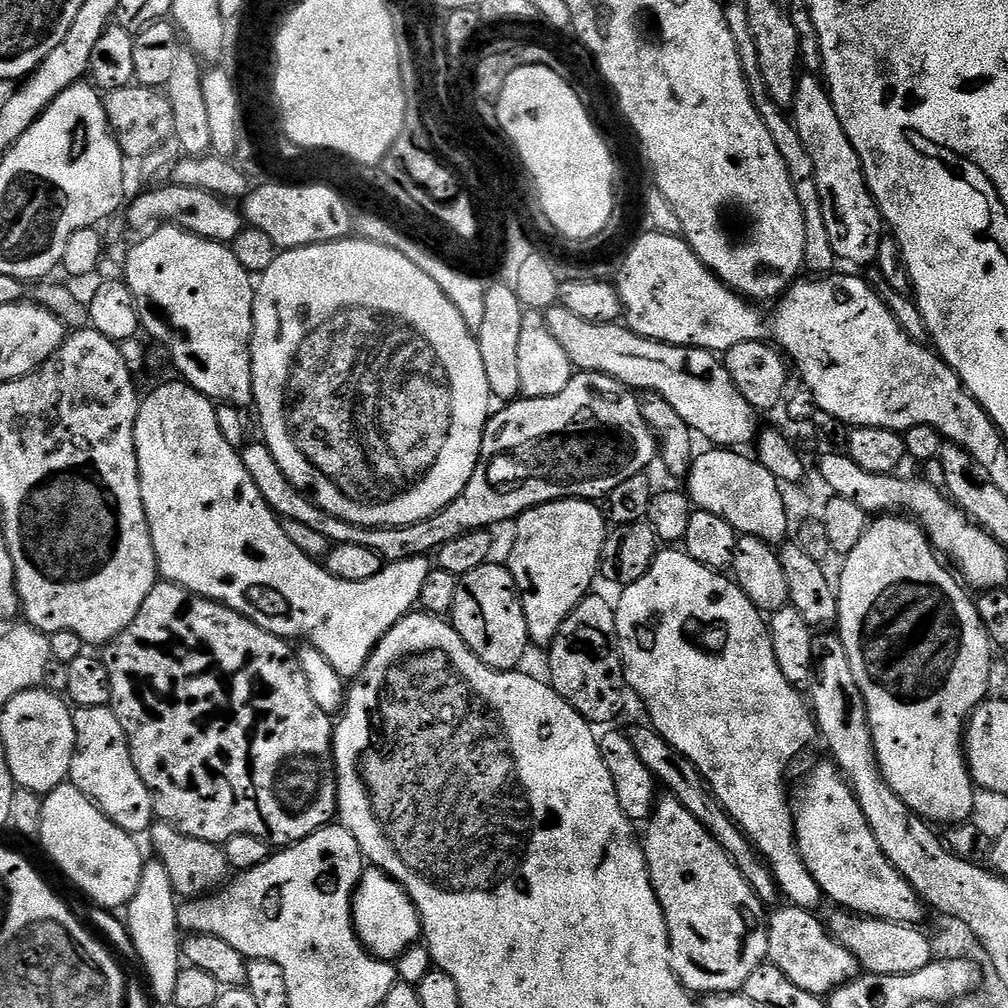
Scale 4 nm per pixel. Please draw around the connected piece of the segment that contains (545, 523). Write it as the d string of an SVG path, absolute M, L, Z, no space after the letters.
M555 500L526 510L516 517L514 527L516 537L512 540L512 553L506 559L506 567L520 593L528 639L544 650L554 642L558 630L562 630L562 622L566 622L584 597L593 591L592 583L598 580L602 546L610 524L599 503Z

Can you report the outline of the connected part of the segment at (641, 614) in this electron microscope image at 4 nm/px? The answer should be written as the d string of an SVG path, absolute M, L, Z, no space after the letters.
M660 550L657 551L654 562L638 582L627 585L623 589L620 601L615 601L616 625L618 626L618 638L620 639L620 657L624 663L624 683L629 689L636 691L638 699L644 703L648 711L651 727L666 742L670 742L683 756L690 758L694 766L704 775L704 781L716 796L716 803L721 804L730 814L730 818L746 833L752 841L752 847L764 857L764 863L772 871L772 877L776 880L776 887L782 893L789 905L809 910L819 909L822 893L818 882L806 870L800 853L796 850L796 827L792 821L792 806L790 795L788 796L788 784L784 781L784 775L788 767L811 746L817 743L818 729L812 715L812 710L807 699L802 697L801 689L792 688L790 682L782 675L782 669L778 667L778 658L774 658L774 646L768 633L768 620L765 613L758 611L754 602L742 594L742 590L736 585L735 579L729 578L723 571L702 566L702 562L694 562L687 552L683 550Z

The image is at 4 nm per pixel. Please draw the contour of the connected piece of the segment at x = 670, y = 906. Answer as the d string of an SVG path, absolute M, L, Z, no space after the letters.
M671 794L661 795L652 807L646 827L648 833L642 836L644 856L648 859L648 873L654 894L666 918L674 974L692 994L741 991L746 978L754 974L758 965L765 963L768 954L765 905L760 903L727 850L710 838L702 822L698 822L698 818L694 818L694 814L690 814L690 810L678 802L678 798Z

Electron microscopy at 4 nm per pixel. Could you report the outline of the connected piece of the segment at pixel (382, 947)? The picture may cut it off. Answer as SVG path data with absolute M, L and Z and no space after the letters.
M371 866L365 869L353 896L352 922L364 947L376 959L389 962L400 958L422 934L420 916L404 888L380 868Z

